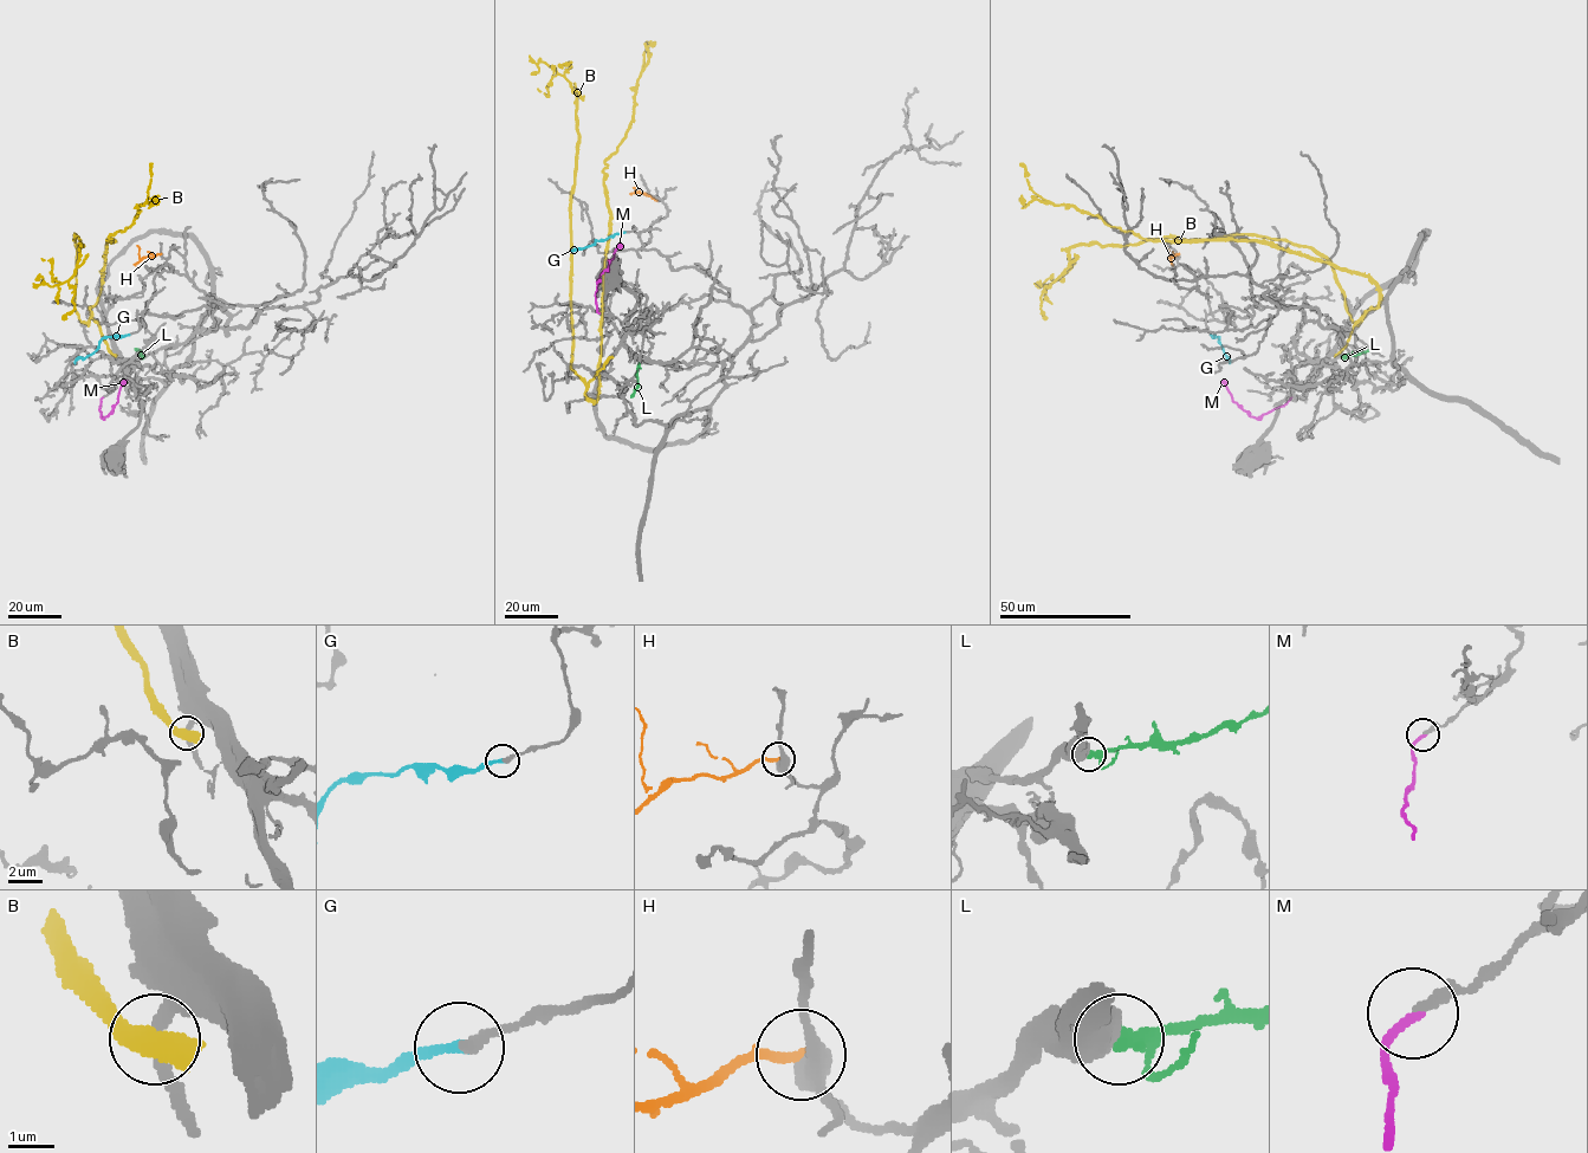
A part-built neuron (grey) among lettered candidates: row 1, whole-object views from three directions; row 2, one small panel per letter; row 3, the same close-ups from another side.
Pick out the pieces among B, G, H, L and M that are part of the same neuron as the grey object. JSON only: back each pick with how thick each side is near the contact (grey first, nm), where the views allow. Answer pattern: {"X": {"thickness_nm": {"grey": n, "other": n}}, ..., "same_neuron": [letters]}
{"G": {"thickness_nm": {"grey": 220, "other": 200}}, "same_neuron": ["G"]}

